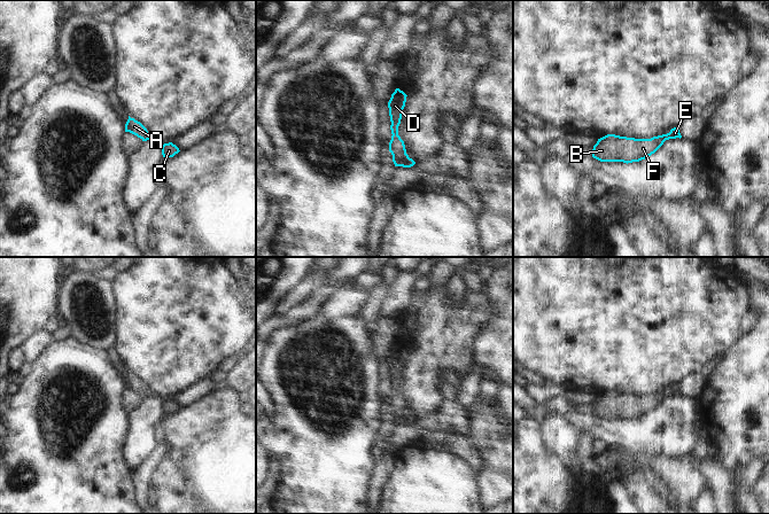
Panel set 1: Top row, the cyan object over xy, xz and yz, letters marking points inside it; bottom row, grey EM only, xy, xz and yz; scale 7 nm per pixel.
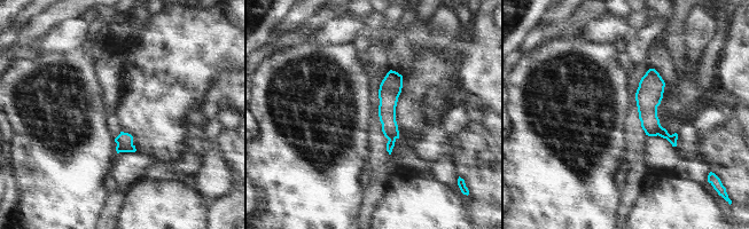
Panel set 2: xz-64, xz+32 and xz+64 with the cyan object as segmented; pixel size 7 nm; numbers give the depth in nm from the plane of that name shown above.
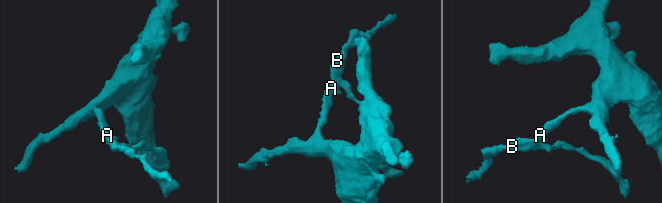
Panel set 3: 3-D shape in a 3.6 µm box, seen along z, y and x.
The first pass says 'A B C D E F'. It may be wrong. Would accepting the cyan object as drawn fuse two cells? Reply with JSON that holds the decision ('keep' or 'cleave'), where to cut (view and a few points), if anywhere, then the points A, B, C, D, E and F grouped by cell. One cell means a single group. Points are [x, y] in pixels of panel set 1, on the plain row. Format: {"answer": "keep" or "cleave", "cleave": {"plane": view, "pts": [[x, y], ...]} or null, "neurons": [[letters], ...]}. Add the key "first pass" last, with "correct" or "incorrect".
{"answer": "keep", "cleave": null, "neurons": [["A", "B", "C", "D", "E", "F"]], "first pass": "correct"}

